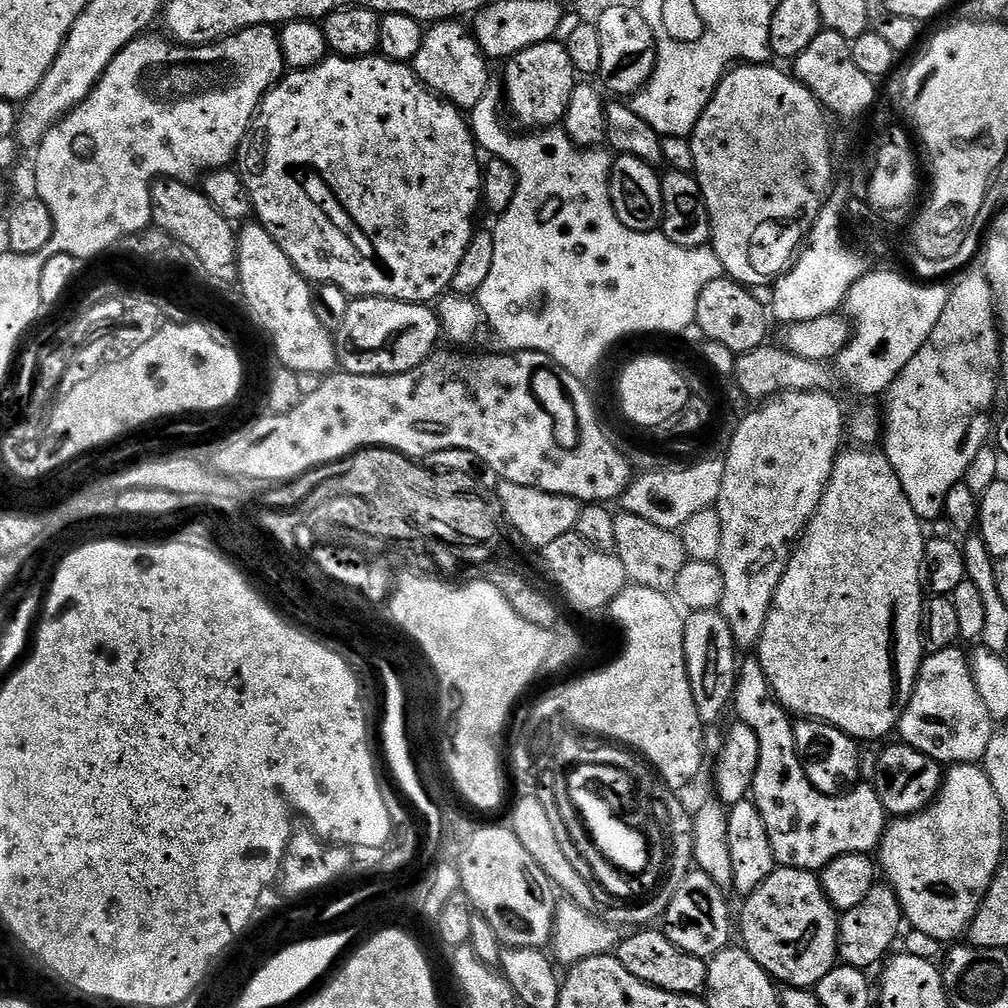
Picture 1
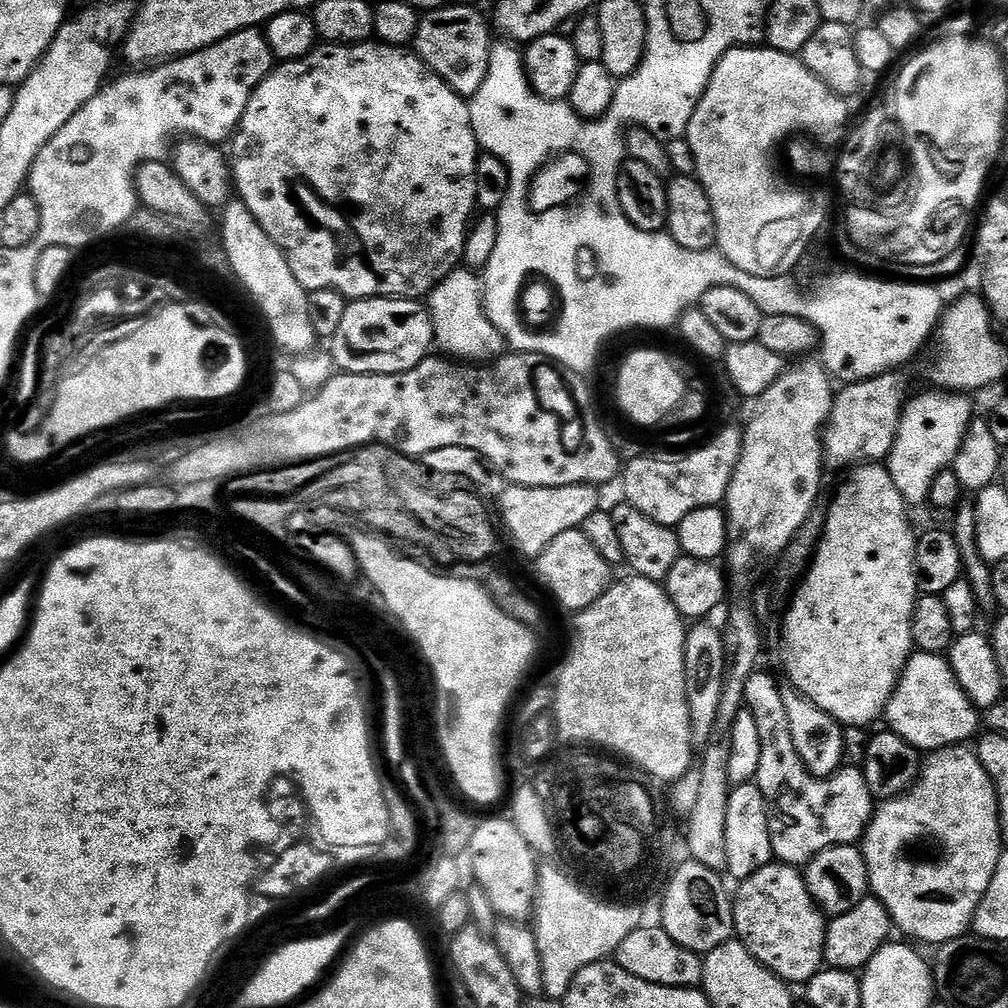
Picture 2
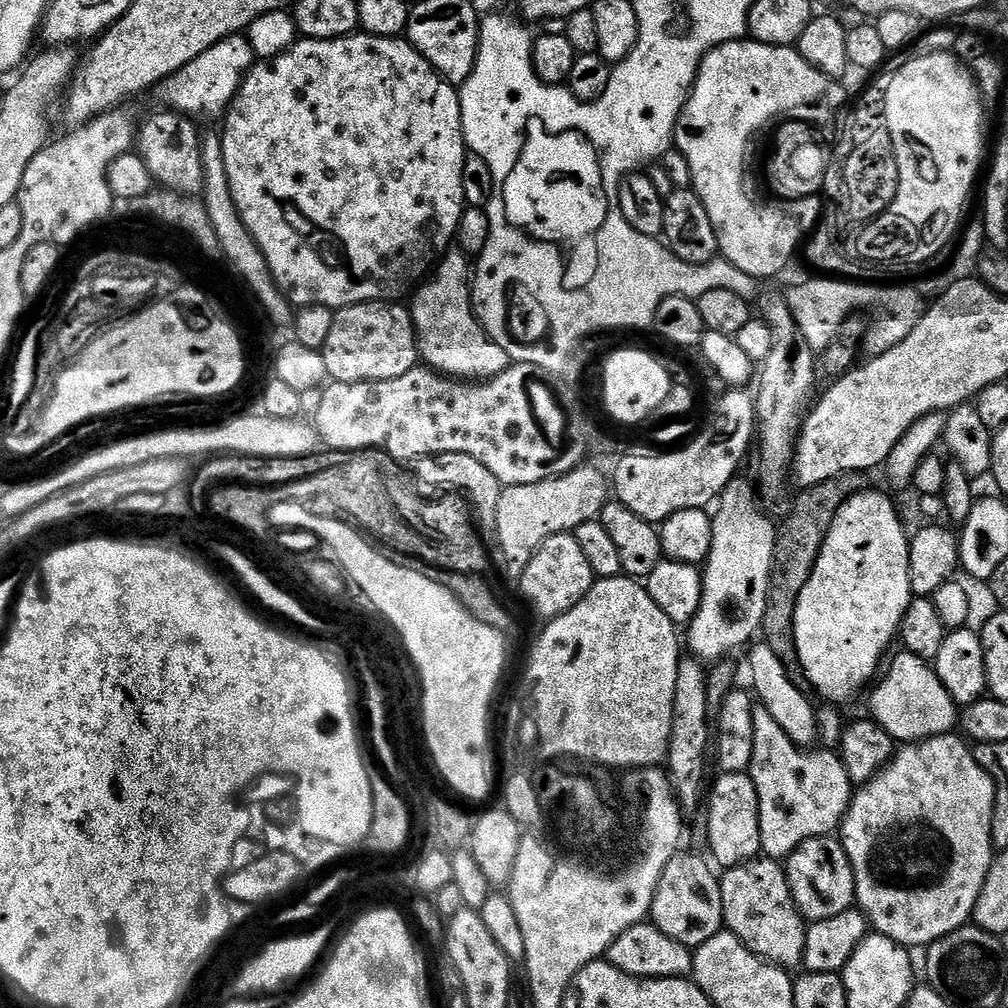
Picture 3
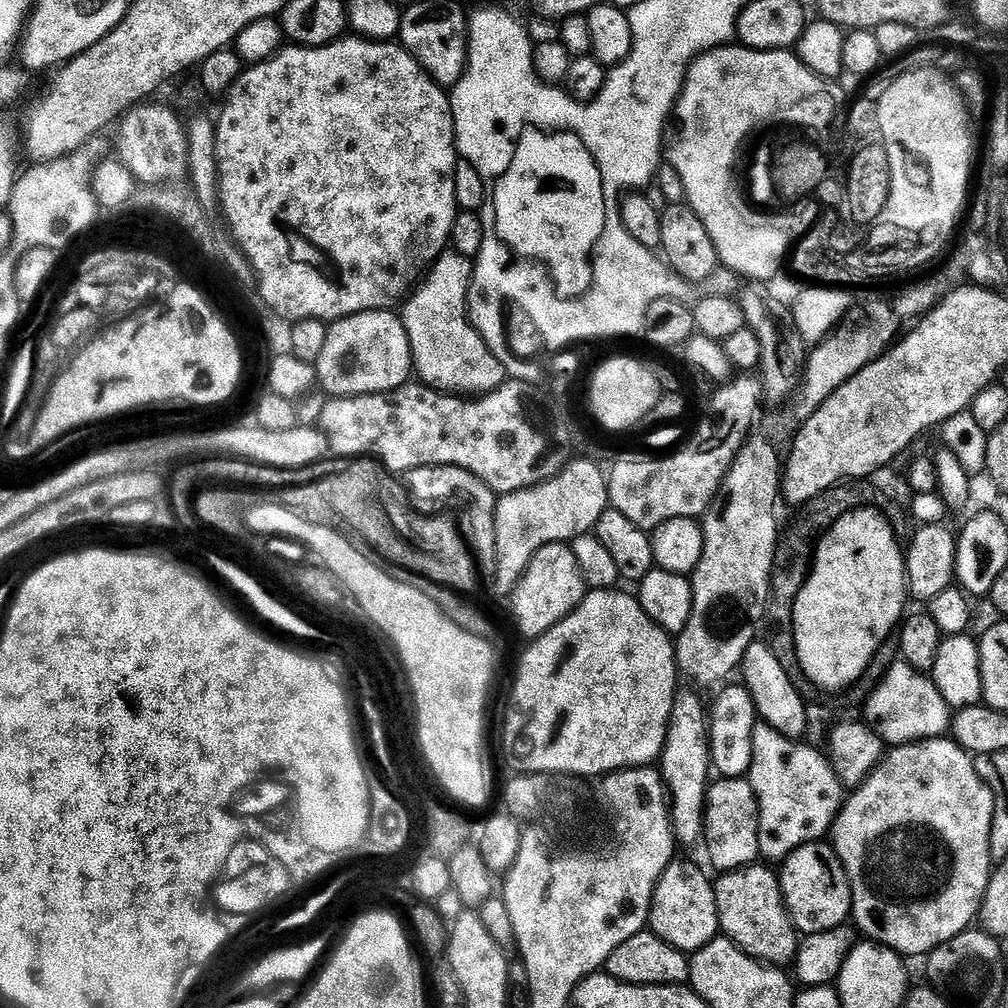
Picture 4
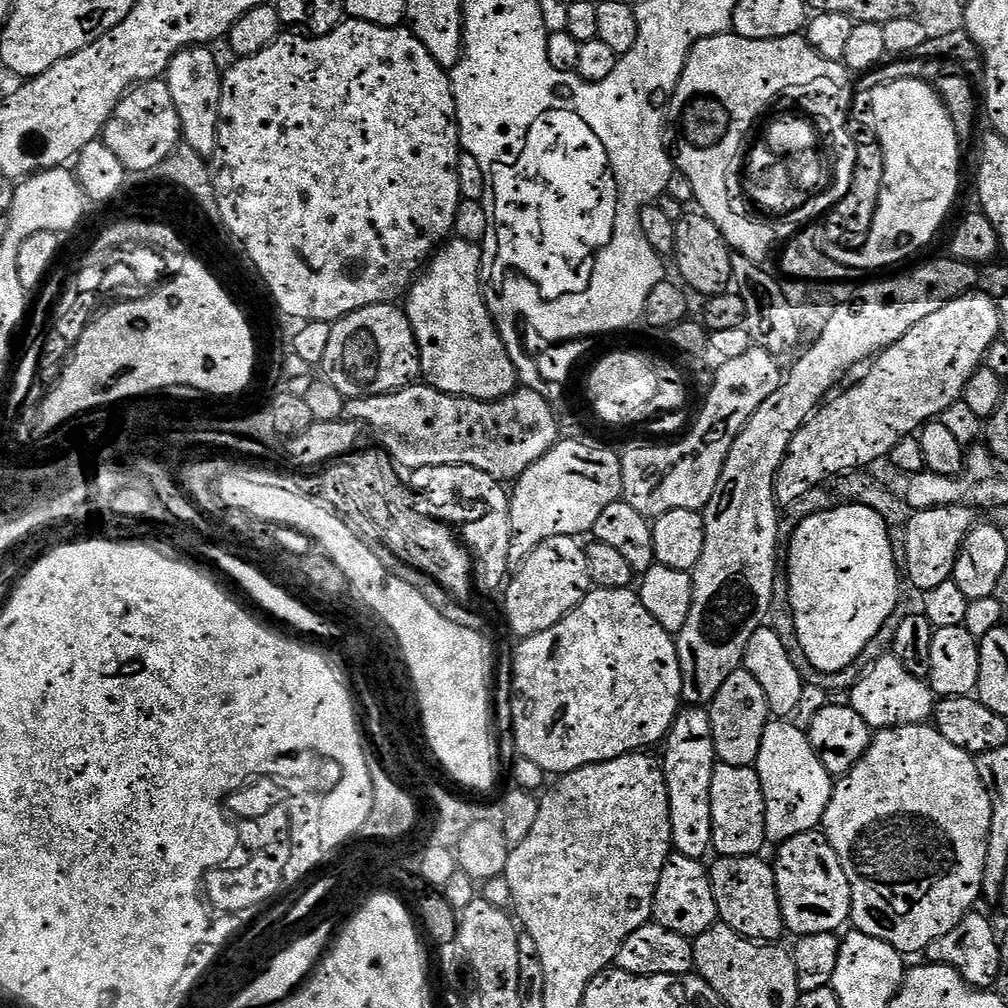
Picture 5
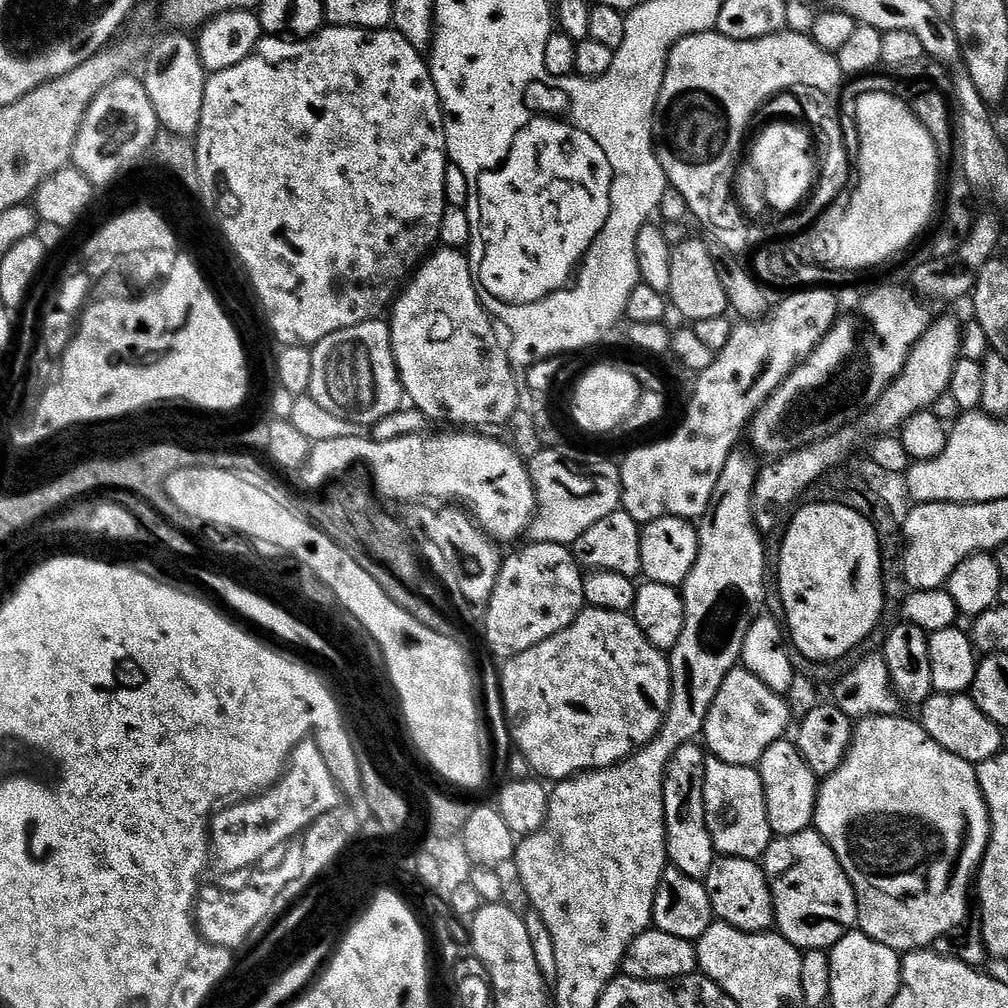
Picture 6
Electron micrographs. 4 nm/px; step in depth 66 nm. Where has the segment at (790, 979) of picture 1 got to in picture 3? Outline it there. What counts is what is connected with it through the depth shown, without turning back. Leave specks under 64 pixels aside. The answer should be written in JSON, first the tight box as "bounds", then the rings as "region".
{"bounds":[719,858,808,970],"region":[[[757,858],[749,860],[747,864],[739,864],[737,868],[729,868],[723,875],[719,877],[719,882],[727,931],[737,936],[754,955],[762,957],[768,963],[778,964],[785,970],[793,970],[792,968],[796,967],[799,969],[804,963],[804,947],[808,938],[808,929],[804,917],[800,915],[799,908],[792,900],[792,891],[781,861]]]}

